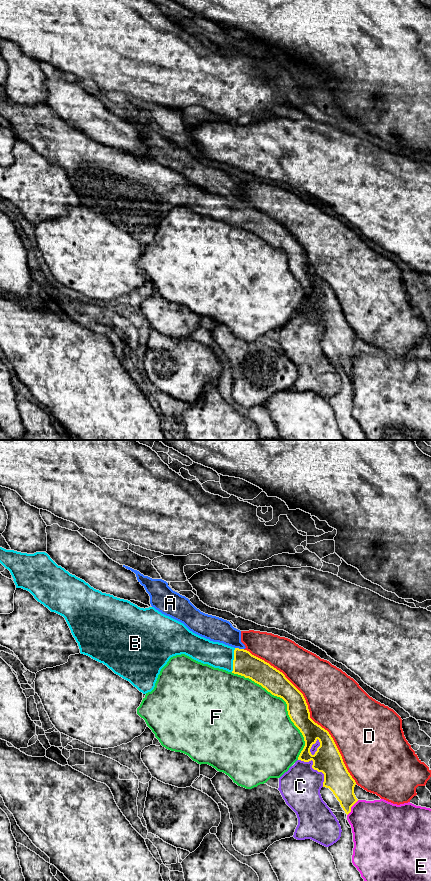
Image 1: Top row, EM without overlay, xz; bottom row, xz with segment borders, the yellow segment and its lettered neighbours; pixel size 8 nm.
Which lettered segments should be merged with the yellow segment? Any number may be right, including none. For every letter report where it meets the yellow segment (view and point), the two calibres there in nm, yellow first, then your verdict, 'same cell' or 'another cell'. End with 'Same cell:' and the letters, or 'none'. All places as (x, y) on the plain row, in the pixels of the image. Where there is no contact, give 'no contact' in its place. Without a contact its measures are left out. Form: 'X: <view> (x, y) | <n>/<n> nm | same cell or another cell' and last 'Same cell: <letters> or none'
A: xz (238, 200) | 190/200 nm | another cell
B: xz (233, 212) | 190/200 nm | same cell
C: xz (314, 321) | 220/320 nm | another cell
D: xz (308, 262) | 170/460 nm | another cell
E: xz (350, 360) | 200/400 nm | another cell
F: xz (286, 255) | 190/460 nm | another cell
Same cell: B

